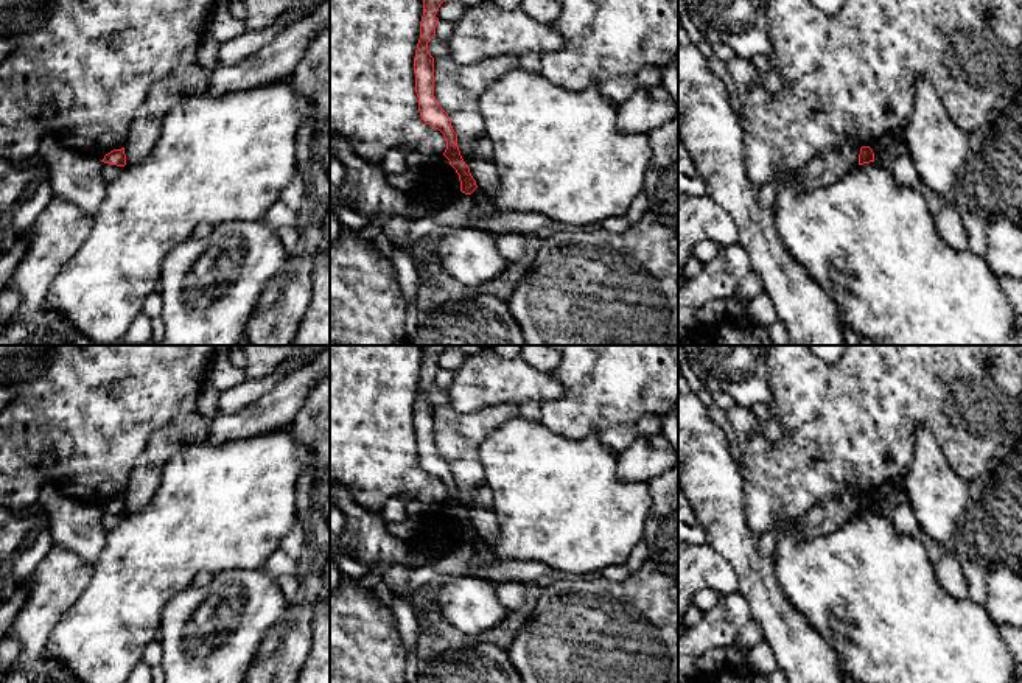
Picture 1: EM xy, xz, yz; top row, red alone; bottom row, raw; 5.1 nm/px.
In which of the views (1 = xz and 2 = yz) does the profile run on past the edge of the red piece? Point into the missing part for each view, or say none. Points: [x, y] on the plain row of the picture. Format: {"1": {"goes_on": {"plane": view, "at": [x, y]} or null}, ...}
{"1": {"goes_on": null}, "2": {"goes_on": null}}

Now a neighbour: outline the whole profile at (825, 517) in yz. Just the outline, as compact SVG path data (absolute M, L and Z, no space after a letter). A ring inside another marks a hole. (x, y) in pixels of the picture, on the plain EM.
M846 493L843 498L831 498L818 503L806 515L798 518L800 535L814 538L835 531L859 513L860 496L860 493Z

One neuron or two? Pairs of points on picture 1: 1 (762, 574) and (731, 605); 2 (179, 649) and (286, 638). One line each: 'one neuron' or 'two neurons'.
1: two neurons
2: two neurons

